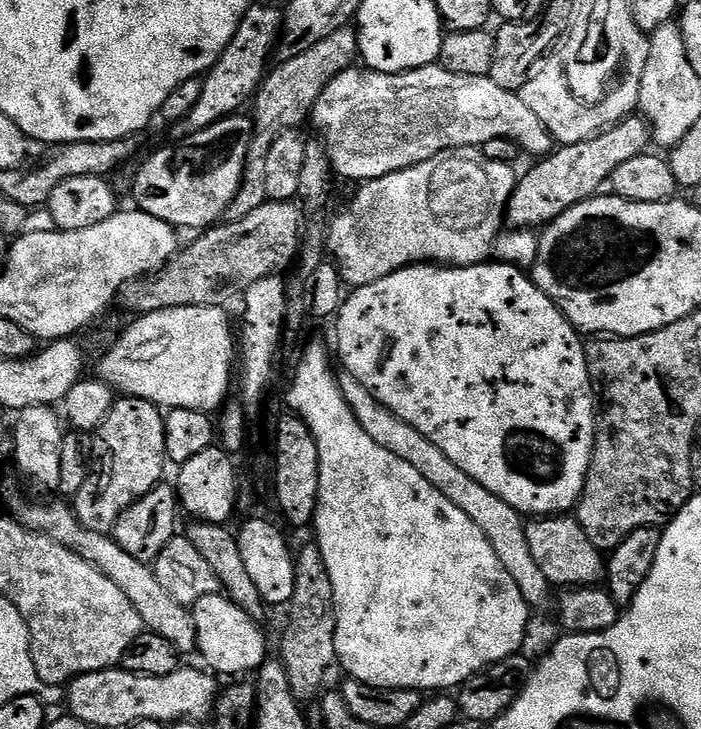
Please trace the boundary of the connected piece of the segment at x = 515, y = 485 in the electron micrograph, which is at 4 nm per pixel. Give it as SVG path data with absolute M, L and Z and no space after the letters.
M485 262L468 268L413 264L370 286L362 286L341 303L334 317L336 323L336 352L344 363L347 375L361 384L377 404L388 409L396 419L408 424L422 438L429 440L458 470L462 470L516 512L528 518L547 518L568 514L575 509L584 492L586 474L590 470L592 451L596 441L598 404L594 399L594 381L588 376L585 341L556 307L556 303L542 292L515 264Z

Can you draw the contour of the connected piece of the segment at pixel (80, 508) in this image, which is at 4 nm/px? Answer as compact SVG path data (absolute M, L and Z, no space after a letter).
M125 396L112 405L92 436L92 464L82 490L74 497L76 517L86 530L111 533L124 511L165 479L164 418L161 409L142 398Z

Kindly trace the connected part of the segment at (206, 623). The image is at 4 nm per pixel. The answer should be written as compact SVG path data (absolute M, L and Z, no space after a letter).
M227 595L204 596L191 605L190 611L192 626L196 631L196 652L209 664L207 667L213 673L221 672L224 676L232 676L228 678L240 678L243 672L255 673L269 659L268 644L259 626Z

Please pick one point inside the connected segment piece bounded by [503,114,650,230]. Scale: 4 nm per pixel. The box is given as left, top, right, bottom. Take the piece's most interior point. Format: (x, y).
(572, 173)

